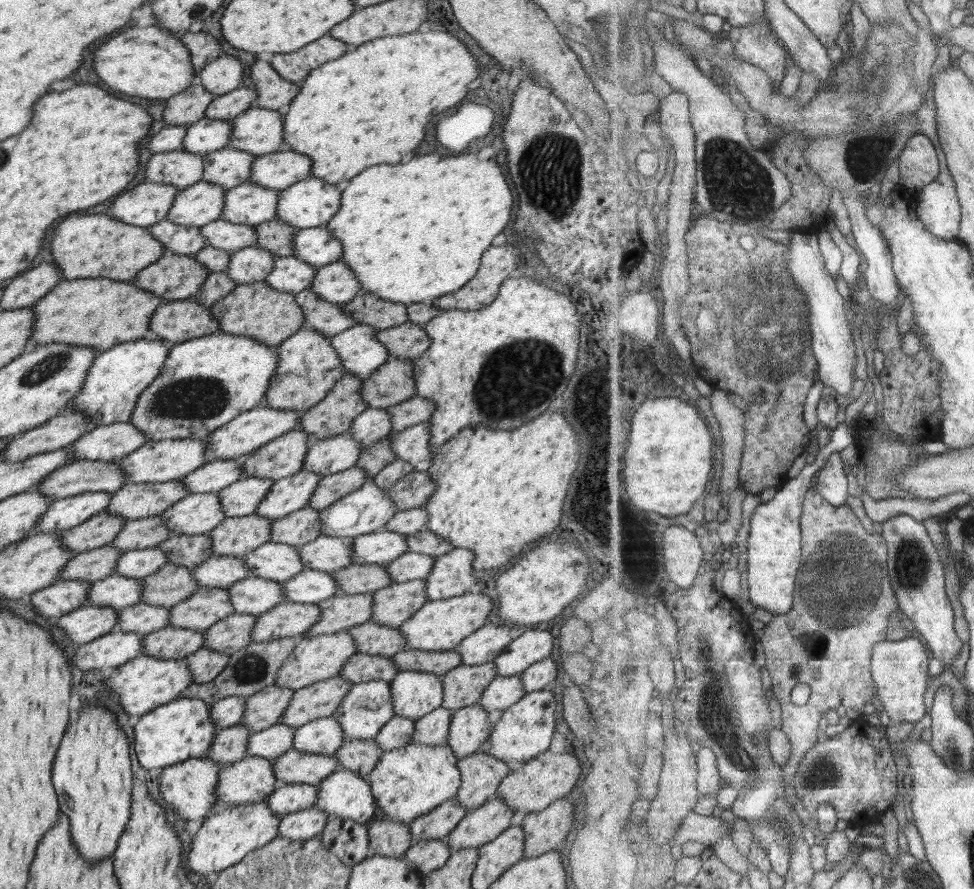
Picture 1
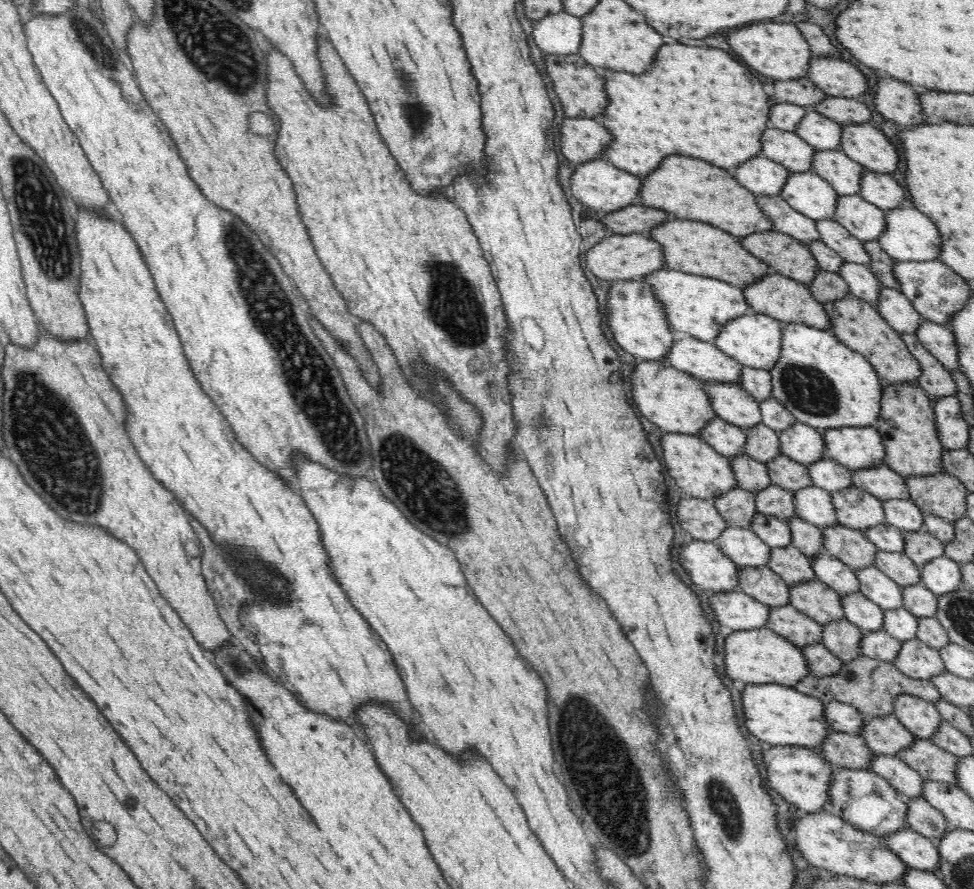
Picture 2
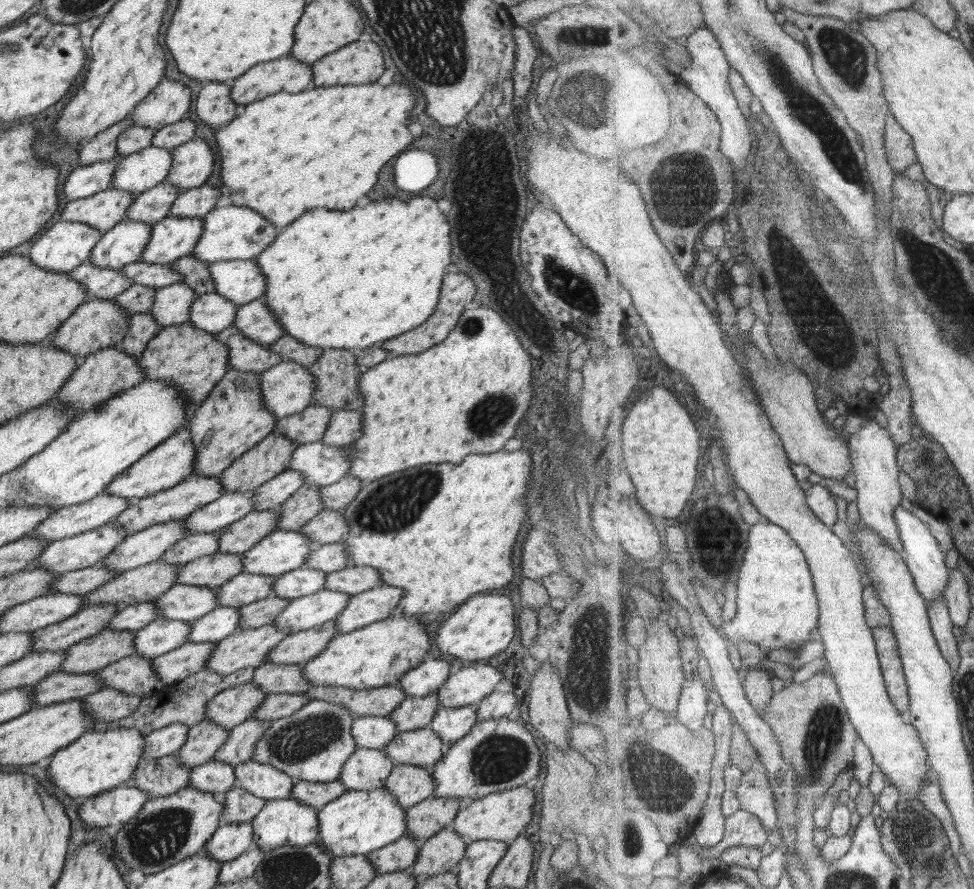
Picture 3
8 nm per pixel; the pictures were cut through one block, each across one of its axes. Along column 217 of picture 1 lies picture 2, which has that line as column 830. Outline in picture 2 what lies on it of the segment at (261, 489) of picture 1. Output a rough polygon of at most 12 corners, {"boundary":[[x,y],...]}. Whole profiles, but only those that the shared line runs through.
{"boundary":[[850,484],[829,492],[837,521],[862,530],[885,520],[882,502]]}

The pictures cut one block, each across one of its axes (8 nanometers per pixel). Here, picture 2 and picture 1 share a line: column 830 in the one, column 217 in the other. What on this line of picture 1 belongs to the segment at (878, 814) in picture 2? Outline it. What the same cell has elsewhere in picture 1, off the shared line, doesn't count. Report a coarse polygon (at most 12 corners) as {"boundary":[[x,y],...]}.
{"boundary":[[245,755],[220,765],[212,813],[263,802],[272,763]]}

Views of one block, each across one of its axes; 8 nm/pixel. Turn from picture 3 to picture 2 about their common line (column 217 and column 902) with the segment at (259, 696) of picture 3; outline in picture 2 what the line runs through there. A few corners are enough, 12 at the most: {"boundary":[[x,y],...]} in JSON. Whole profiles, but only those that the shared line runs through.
{"boundary":[[893,698],[892,713],[913,736],[929,738],[942,721],[932,702]]}

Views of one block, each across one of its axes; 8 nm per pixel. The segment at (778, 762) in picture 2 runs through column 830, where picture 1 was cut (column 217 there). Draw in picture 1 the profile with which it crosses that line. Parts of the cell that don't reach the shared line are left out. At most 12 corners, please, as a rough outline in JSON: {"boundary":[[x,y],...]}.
{"boundary":[[189,758],[162,768],[164,800],[186,821],[212,812],[219,764]]}

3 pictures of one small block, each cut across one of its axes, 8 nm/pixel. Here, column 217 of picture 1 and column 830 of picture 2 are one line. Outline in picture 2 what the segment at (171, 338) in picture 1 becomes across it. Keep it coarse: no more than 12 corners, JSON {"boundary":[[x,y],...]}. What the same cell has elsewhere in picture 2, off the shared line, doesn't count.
{"boundary":[[774,271],[742,294],[750,309],[783,323],[830,330],[806,284]]}

